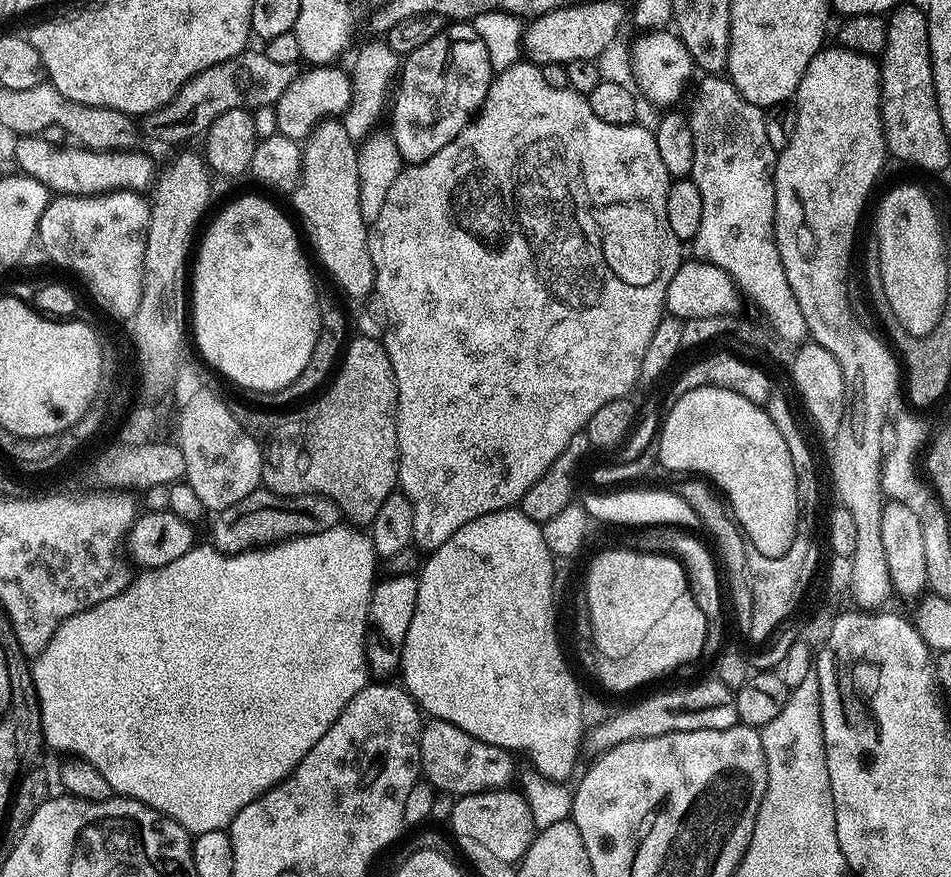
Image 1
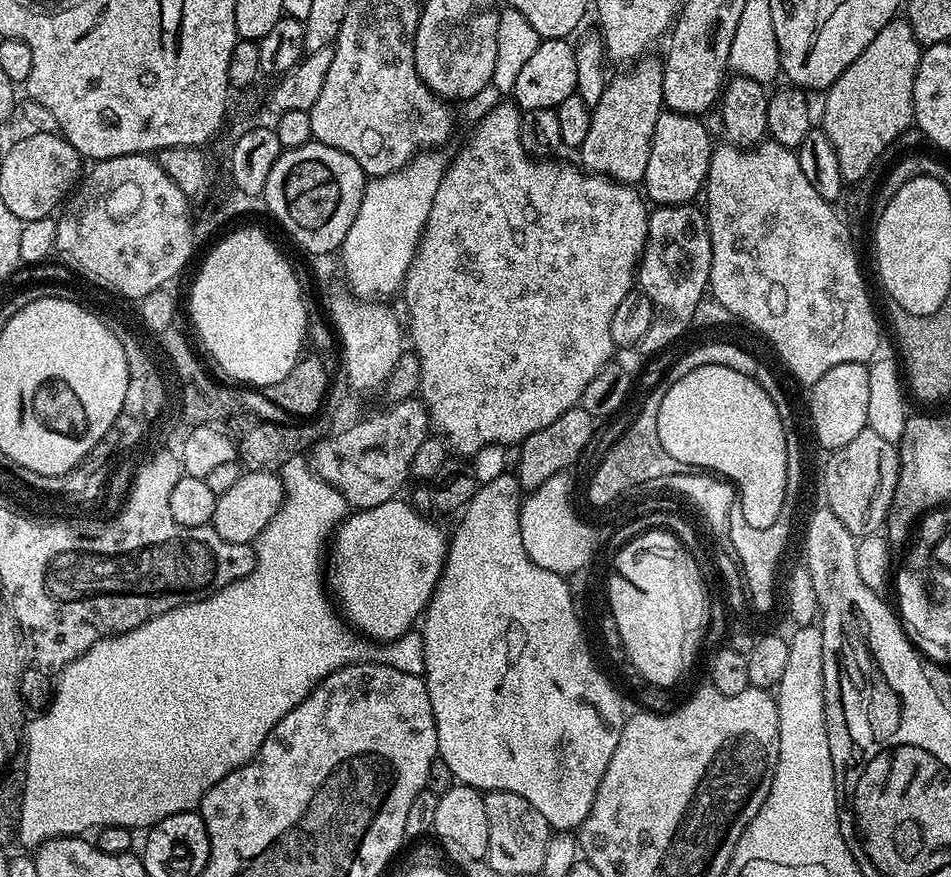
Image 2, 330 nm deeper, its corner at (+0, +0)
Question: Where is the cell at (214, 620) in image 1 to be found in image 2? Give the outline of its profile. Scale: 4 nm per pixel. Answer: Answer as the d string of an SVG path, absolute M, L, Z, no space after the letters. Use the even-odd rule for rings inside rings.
M301 454L290 458L280 467L279 477L284 481L286 495L284 505L278 510L278 514L262 530L259 540L255 541L256 565L254 570L246 578L235 580L230 586L218 590L212 596L198 602L190 602L170 610L166 614L158 614L150 618L142 626L138 626L129 632L123 632L120 636L108 636L100 640L86 654L82 654L74 662L70 662L59 673L54 684L54 695L47 707L47 711L37 715L36 720L26 728L26 778L24 779L24 793L20 803L20 818L18 821L18 840L35 850L41 844L45 844L54 836L80 836L87 828L99 830L106 826L122 826L133 830L147 830L153 824L162 822L162 818L170 818L170 814L187 812L195 809L203 796L213 788L226 774L230 774L235 768L241 768L249 760L256 757L256 752L266 742L270 730L294 706L298 706L309 696L313 688L318 687L331 672L337 672L339 668L345 668L347 664L385 664L394 670L404 672L413 671L414 665L404 660L408 652L404 649L403 639L391 642L373 642L357 634L341 617L326 591L326 549L333 539L334 533L344 517L349 515L350 505L348 499L338 491L335 486L328 484L321 476L314 472L307 455Z

